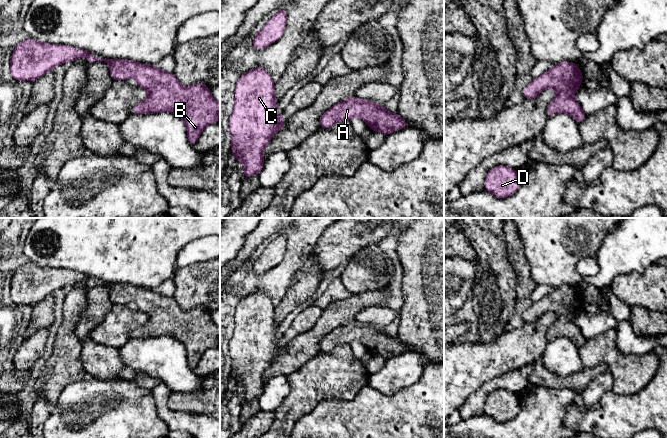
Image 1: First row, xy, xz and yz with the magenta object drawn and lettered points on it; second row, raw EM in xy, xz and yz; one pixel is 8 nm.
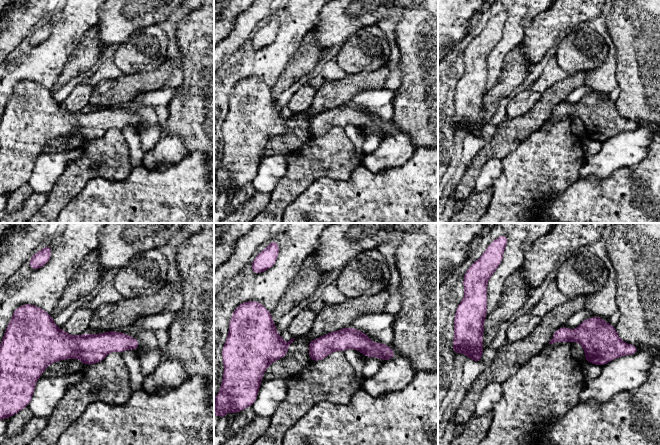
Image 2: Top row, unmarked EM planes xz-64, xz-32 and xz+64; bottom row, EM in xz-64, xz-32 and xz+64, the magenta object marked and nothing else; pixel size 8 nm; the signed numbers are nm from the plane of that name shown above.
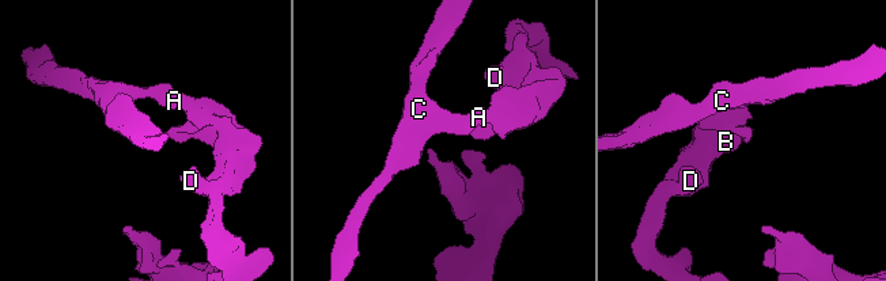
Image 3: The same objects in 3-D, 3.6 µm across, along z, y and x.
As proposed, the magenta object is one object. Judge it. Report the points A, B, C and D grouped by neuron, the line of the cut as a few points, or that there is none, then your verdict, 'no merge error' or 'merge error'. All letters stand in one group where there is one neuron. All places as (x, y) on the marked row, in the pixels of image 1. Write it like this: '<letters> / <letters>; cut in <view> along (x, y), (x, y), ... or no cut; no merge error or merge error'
A B C D; no cut; no merge error

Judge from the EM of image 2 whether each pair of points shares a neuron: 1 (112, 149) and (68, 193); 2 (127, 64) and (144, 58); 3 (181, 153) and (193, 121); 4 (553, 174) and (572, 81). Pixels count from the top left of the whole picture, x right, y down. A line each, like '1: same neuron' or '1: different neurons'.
1: same neuron
2: same neuron
3: different neurons
4: different neurons

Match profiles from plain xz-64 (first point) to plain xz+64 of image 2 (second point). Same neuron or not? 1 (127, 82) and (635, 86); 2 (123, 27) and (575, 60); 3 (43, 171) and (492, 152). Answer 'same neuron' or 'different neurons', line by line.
1: different neurons
2: different neurons
3: different neurons

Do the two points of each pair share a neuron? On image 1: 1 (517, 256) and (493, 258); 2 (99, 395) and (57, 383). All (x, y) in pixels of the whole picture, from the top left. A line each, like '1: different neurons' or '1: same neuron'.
1: different neurons
2: different neurons

